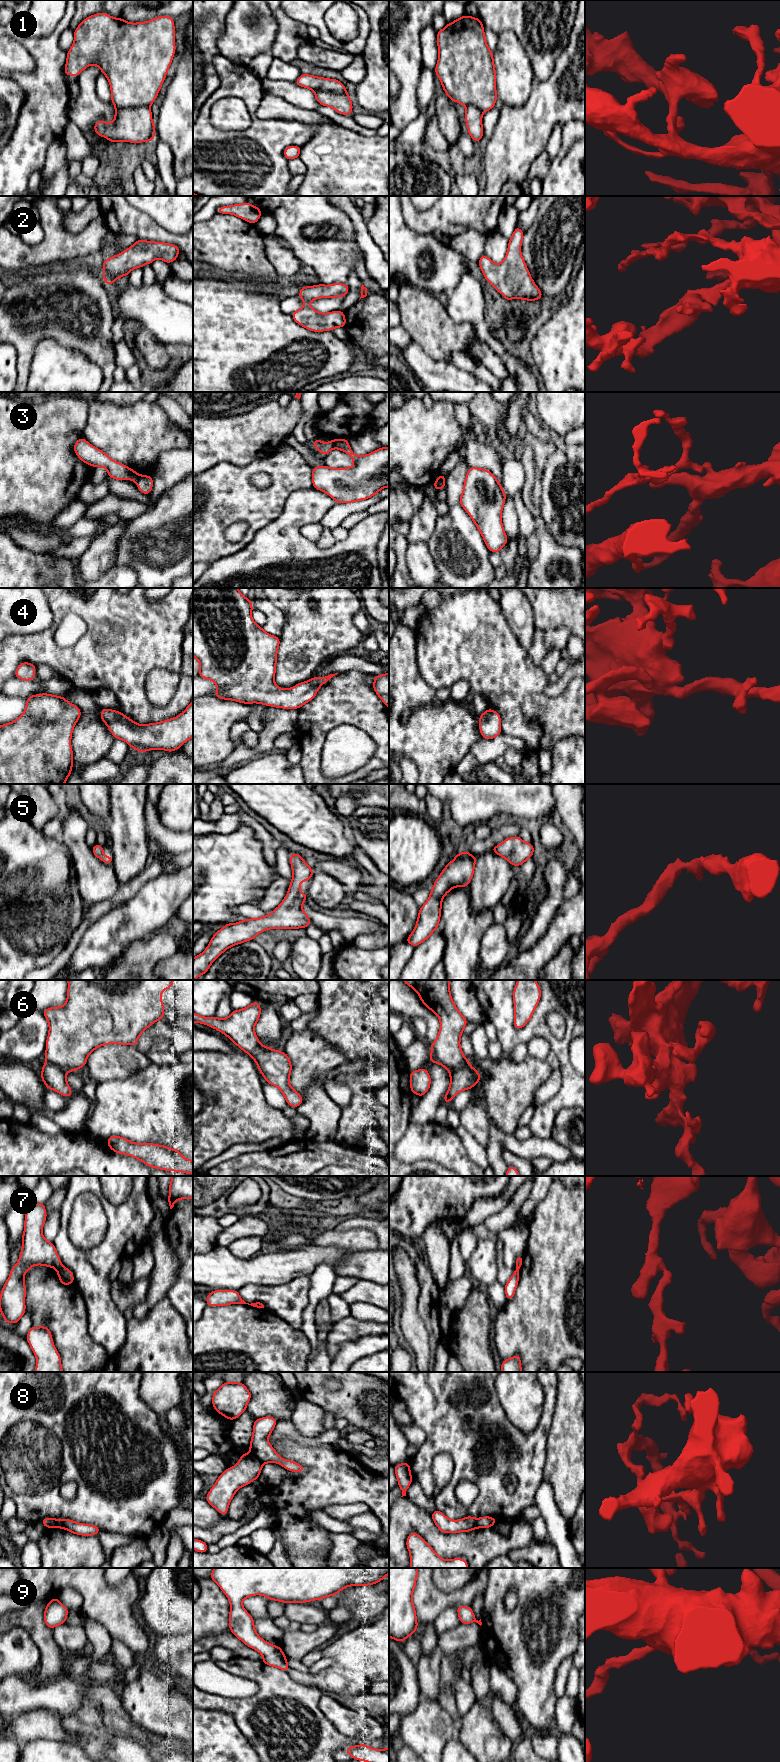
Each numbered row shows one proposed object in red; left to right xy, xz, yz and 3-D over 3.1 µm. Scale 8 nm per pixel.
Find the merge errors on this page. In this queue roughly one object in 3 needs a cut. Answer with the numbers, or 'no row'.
3, 7, 8

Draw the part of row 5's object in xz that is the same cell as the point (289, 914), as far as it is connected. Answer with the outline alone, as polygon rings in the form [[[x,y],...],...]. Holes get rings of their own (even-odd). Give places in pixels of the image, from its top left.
[[[290,853],[290,865],[293,877],[281,904],[267,916],[227,923],[215,932],[207,948],[193,958],[193,980],[203,976],[210,965],[228,948],[254,940],[259,933],[267,929],[298,929],[311,924],[309,916],[302,909],[308,894],[300,892],[300,882],[309,881],[314,870],[298,853]]]

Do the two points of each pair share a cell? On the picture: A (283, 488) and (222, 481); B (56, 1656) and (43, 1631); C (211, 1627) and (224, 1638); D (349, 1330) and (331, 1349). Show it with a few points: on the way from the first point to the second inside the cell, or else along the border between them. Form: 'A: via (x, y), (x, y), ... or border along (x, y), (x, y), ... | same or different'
A: via (268, 494), (237, 494) | same
B: via (50, 1650), (43, 1637) | same
C: border along (229, 1630), (203, 1637) | different
D: via (344, 1334), (334, 1344) | same

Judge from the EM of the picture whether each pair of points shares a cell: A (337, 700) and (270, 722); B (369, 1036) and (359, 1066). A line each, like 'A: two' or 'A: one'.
A: two
B: two

